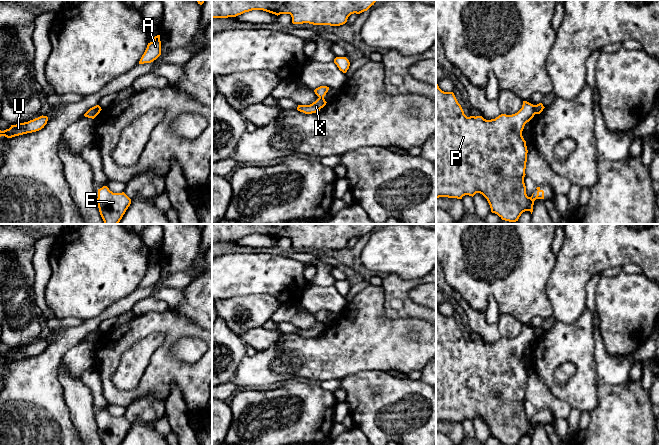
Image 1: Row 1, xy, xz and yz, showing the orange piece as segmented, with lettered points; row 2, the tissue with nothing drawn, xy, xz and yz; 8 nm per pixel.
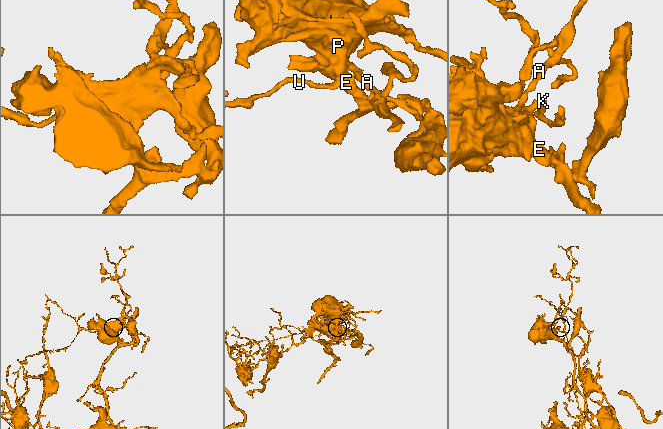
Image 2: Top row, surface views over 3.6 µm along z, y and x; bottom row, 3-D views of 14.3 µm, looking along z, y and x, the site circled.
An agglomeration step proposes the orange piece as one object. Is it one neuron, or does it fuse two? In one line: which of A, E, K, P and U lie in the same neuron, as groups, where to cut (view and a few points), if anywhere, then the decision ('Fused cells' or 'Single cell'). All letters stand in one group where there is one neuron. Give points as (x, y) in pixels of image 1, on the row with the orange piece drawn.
Groups: A E K P U. No split. Single cell

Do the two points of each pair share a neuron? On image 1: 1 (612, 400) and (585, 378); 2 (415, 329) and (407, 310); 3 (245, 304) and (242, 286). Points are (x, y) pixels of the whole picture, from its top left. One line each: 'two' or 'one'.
1: two
2: two
3: two

